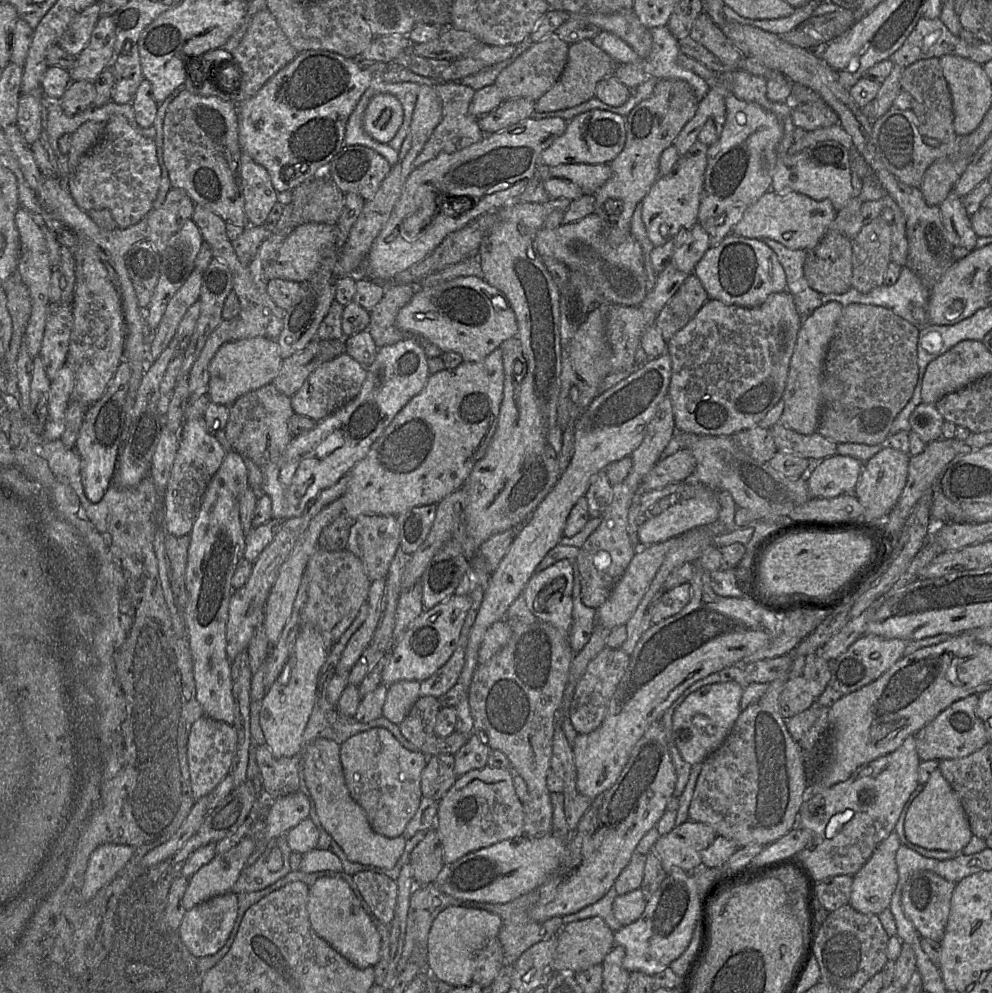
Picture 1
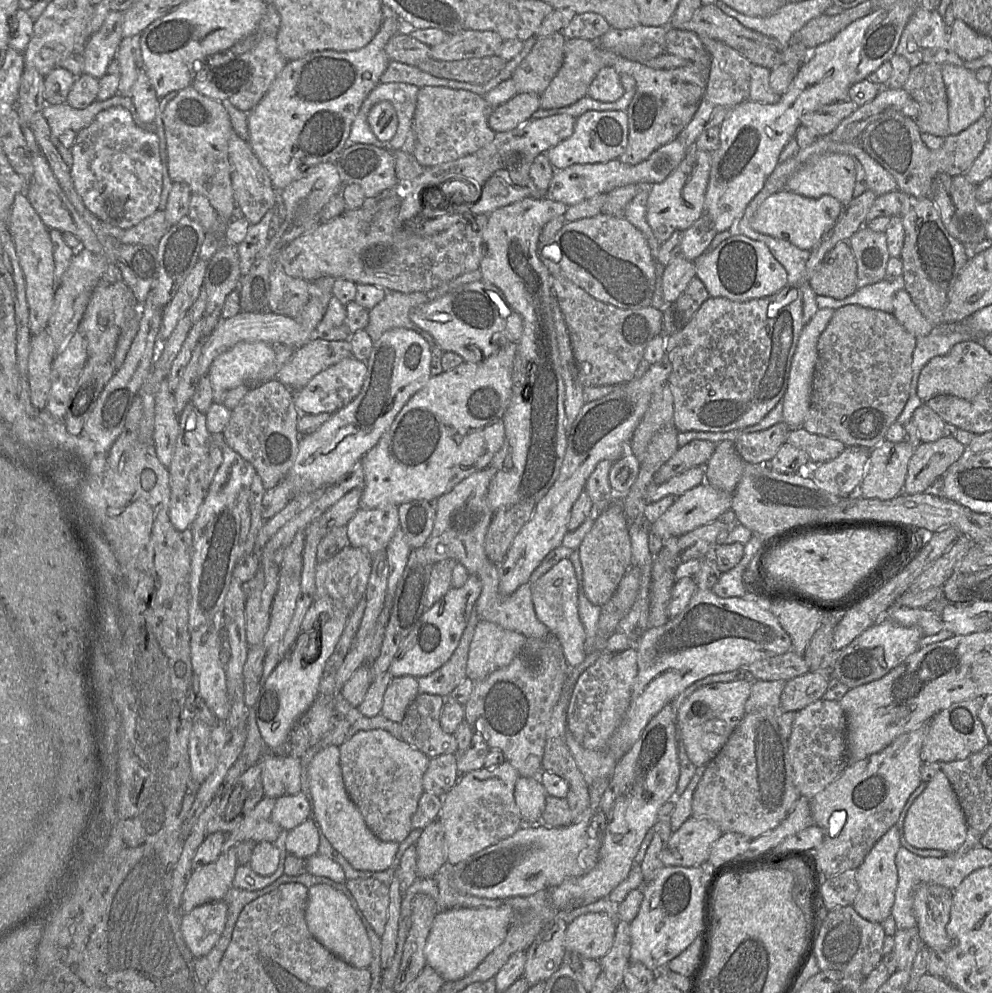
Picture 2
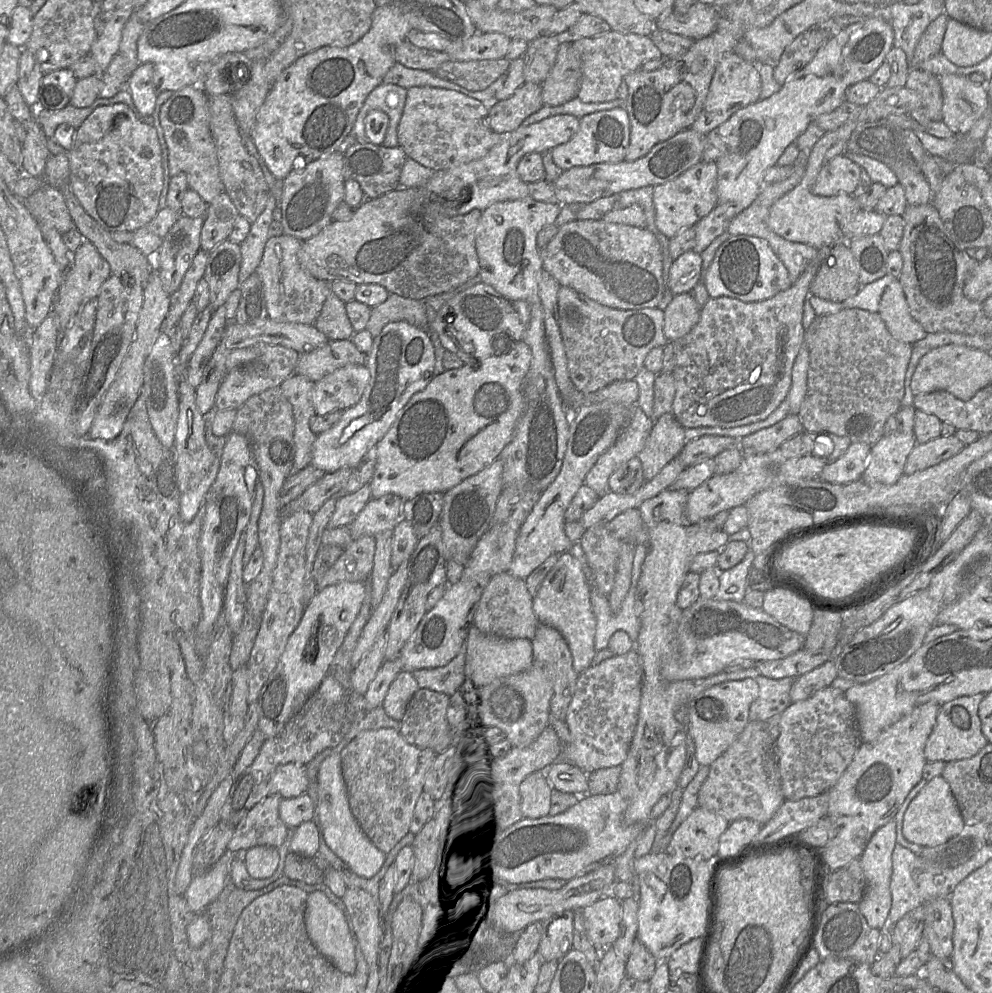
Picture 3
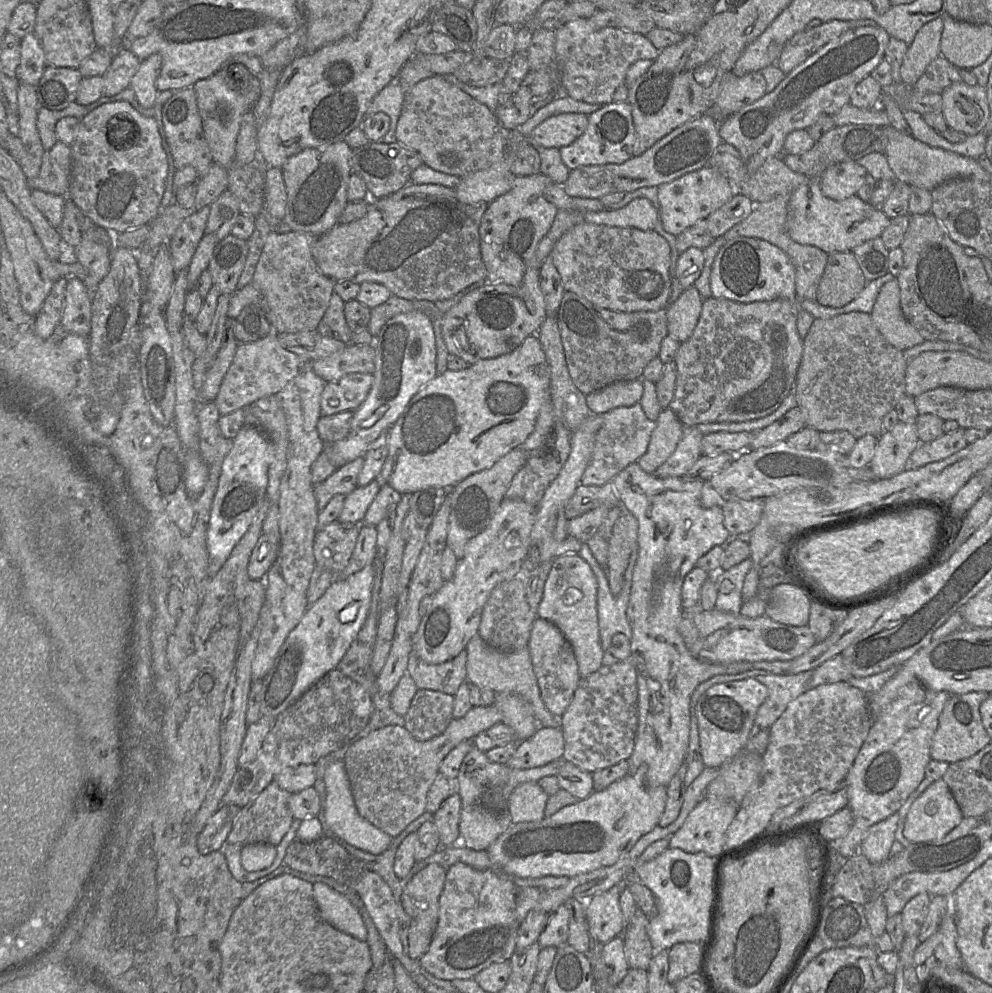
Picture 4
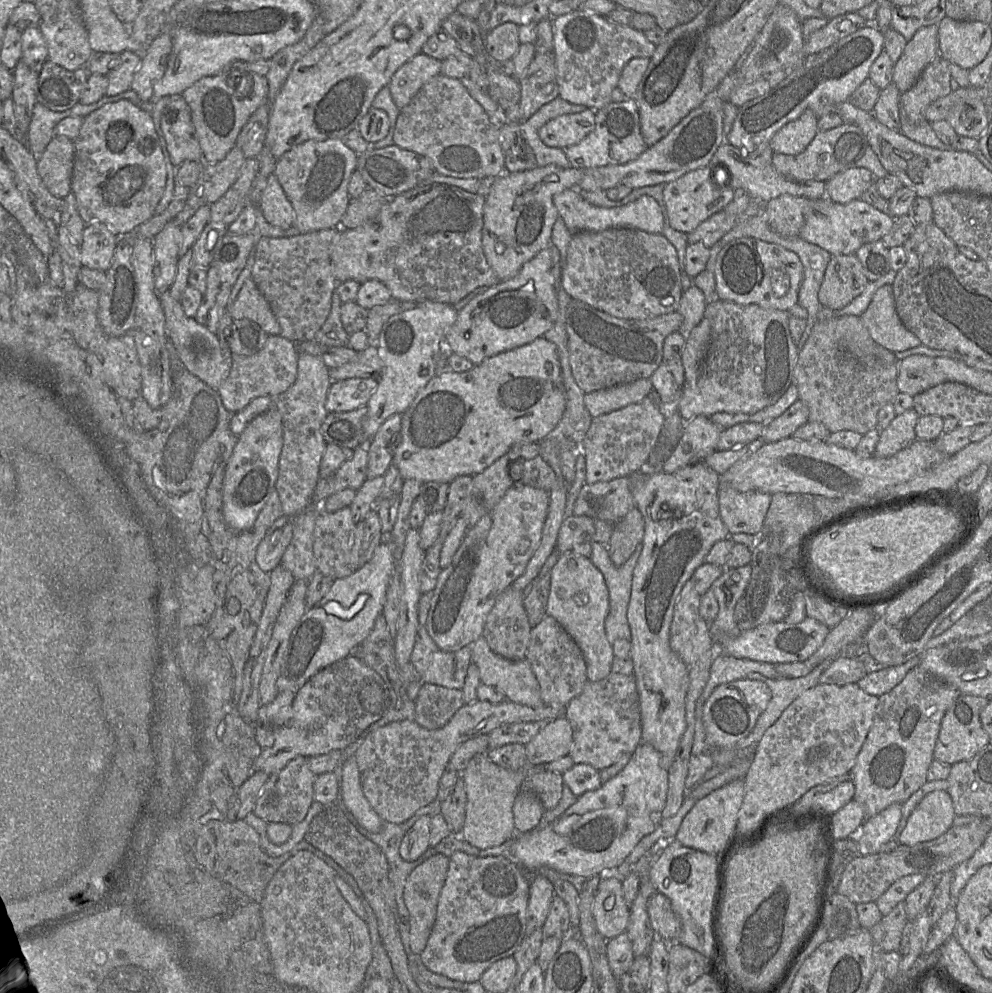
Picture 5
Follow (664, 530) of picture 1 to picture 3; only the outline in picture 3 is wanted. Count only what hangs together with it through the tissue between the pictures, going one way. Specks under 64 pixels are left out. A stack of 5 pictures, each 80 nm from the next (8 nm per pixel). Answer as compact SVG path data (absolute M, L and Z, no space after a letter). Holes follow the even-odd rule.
M780 448L763 454L743 455L742 462L735 471L727 474L714 474L689 493L685 516L691 523L711 519L722 511L729 511L736 506L744 505L755 494L766 488L802 479L819 479L826 464L826 460L812 454L788 458L783 455Z

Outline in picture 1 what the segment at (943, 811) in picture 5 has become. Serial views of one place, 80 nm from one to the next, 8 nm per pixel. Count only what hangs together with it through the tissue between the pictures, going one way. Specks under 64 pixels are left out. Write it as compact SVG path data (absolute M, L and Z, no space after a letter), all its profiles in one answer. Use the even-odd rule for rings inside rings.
M940 769L931 773L923 790L910 805L904 821L904 832L912 844L928 850L953 853L961 853L971 840L973 834L964 808Z

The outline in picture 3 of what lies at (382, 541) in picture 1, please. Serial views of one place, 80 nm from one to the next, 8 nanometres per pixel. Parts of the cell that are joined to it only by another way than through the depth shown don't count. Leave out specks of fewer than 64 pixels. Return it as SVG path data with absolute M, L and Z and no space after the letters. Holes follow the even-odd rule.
M394 494L371 498L349 526L353 539L363 535L375 537L383 531L394 530L402 517L403 503L404 500Z

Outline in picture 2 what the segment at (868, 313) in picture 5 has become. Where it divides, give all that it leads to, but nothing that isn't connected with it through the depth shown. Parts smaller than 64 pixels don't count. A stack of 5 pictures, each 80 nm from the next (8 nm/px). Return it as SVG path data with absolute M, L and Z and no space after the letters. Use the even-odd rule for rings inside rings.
M905 289L895 293L893 306L894 317L915 337L926 336L935 327L922 315Z

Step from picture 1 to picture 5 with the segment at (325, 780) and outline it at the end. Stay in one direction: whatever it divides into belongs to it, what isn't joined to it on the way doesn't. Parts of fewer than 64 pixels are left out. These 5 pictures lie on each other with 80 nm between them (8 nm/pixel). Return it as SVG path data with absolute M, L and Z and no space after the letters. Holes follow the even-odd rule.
M355 759L345 760L335 774L337 793L334 806L344 812L353 827L356 828L357 824L370 833L378 833L385 821L374 812L363 795Z

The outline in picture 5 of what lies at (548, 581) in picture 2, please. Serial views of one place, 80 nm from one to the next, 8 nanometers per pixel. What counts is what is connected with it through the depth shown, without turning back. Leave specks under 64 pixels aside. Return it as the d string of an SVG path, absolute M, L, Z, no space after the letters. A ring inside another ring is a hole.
M575 552L561 554L551 571L546 615L556 619L579 646L586 661L588 681L600 681L612 672L612 662L615 655L605 632L605 619L608 612L609 592L602 573L585 556Z

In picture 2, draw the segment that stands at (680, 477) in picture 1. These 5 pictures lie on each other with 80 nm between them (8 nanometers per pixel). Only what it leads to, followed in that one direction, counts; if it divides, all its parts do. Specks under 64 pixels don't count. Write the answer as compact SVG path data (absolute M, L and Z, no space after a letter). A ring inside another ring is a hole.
M693 440L667 460L653 476L653 483L663 484L696 466L705 466L716 449L715 443L708 440Z

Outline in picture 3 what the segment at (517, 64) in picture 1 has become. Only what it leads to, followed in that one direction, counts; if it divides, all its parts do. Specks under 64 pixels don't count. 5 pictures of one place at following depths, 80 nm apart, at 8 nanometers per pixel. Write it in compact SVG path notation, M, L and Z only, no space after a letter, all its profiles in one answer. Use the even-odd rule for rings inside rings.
M541 34L529 43L523 56L525 82L542 84L552 70L563 37Z

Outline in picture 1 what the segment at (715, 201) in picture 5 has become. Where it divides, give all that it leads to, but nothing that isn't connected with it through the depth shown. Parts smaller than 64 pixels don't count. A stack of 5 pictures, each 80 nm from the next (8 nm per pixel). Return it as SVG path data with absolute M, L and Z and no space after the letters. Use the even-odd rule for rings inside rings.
M697 140L686 154L680 156L668 174L659 176L643 199L642 220L654 247L664 245L674 239L681 229L691 228L698 223L708 148L709 146Z

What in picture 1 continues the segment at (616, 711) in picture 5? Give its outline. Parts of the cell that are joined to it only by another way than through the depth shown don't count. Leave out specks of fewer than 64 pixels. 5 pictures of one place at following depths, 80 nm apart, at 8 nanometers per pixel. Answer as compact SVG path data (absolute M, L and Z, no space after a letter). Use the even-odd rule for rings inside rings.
M605 647L587 666L584 675L576 685L569 708L569 717L579 734L588 734L603 722L609 704L619 682L629 665L630 655L619 649Z

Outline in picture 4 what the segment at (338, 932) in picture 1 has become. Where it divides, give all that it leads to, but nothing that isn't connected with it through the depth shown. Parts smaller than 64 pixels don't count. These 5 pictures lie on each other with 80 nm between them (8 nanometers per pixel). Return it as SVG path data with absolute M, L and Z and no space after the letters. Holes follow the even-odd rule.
M319 882L313 884L313 895L324 921L354 938L367 940L361 914L346 896Z

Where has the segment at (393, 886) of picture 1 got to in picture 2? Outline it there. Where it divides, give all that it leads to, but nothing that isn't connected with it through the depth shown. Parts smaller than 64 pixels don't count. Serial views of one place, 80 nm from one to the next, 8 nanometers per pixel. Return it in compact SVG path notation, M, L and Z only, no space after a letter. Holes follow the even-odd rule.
M356 878L346 881L346 887L356 901L357 913L380 938L388 919L389 887L375 879Z

